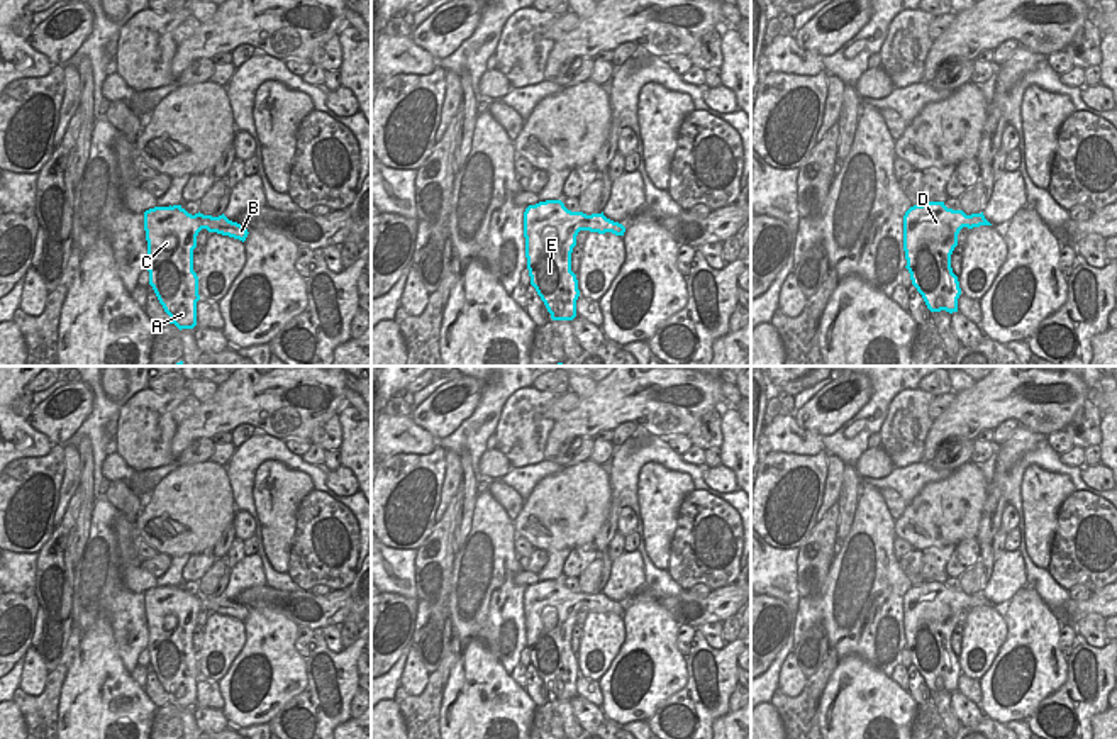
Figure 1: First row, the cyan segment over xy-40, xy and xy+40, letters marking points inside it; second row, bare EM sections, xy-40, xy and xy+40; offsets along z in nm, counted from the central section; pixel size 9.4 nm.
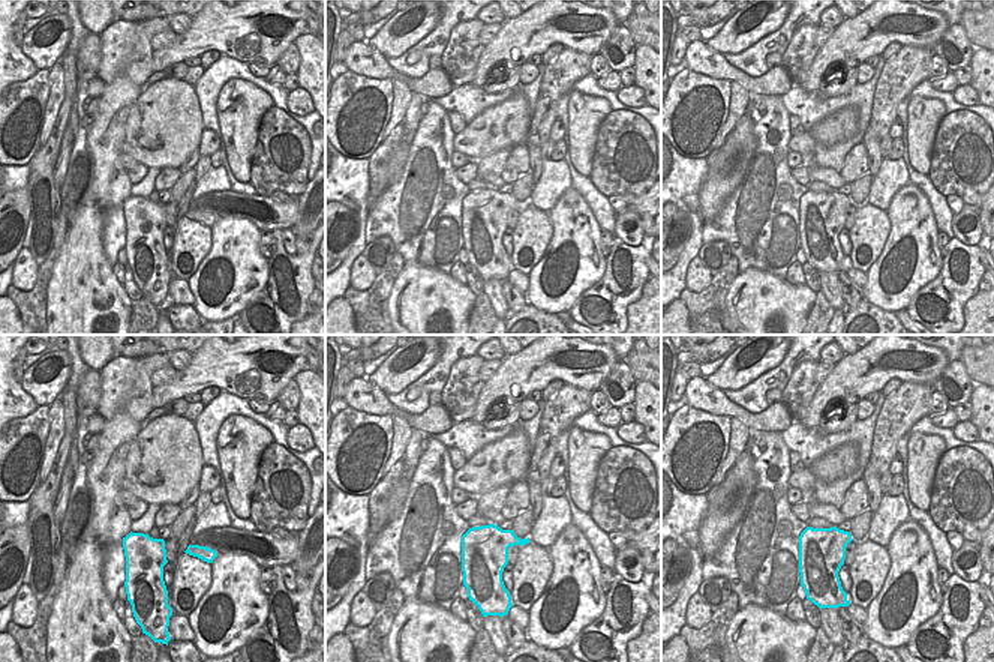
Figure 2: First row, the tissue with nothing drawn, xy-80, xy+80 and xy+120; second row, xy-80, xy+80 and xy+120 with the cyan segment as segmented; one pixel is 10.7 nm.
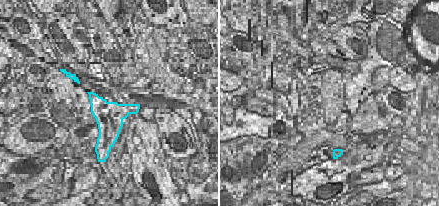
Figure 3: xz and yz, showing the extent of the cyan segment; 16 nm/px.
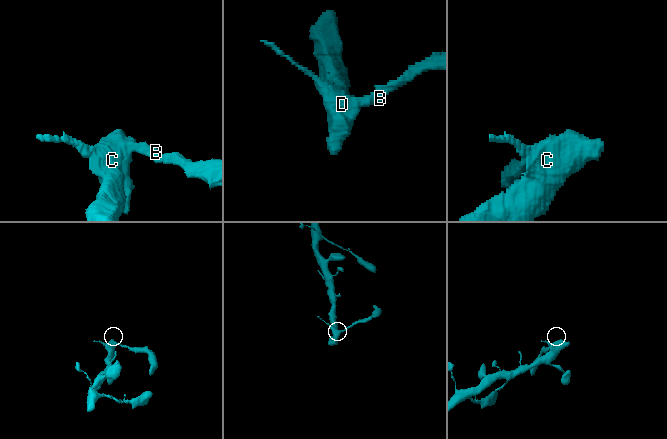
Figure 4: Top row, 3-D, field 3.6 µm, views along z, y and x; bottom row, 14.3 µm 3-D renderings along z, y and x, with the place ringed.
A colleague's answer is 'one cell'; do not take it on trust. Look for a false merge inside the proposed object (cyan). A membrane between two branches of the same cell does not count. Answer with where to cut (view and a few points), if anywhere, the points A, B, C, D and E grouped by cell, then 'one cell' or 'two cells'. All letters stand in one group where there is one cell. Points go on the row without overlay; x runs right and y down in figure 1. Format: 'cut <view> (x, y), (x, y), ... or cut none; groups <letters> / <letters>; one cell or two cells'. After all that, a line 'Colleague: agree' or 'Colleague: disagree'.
cut xy (590, 595), (580, 609); groups A C D E / B; two cells
Colleague: disagree

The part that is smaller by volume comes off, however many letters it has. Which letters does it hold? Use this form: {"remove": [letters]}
{"remove": ["B"]}

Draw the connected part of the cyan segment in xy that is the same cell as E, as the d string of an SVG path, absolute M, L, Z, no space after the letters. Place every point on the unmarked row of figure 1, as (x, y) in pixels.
M561 580L529 585L524 592L525 637L531 664L553 700L573 700L580 676L571 632L590 595L571 592Z

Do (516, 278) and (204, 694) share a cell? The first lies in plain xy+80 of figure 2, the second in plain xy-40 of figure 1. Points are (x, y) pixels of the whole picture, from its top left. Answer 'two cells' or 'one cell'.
one cell

